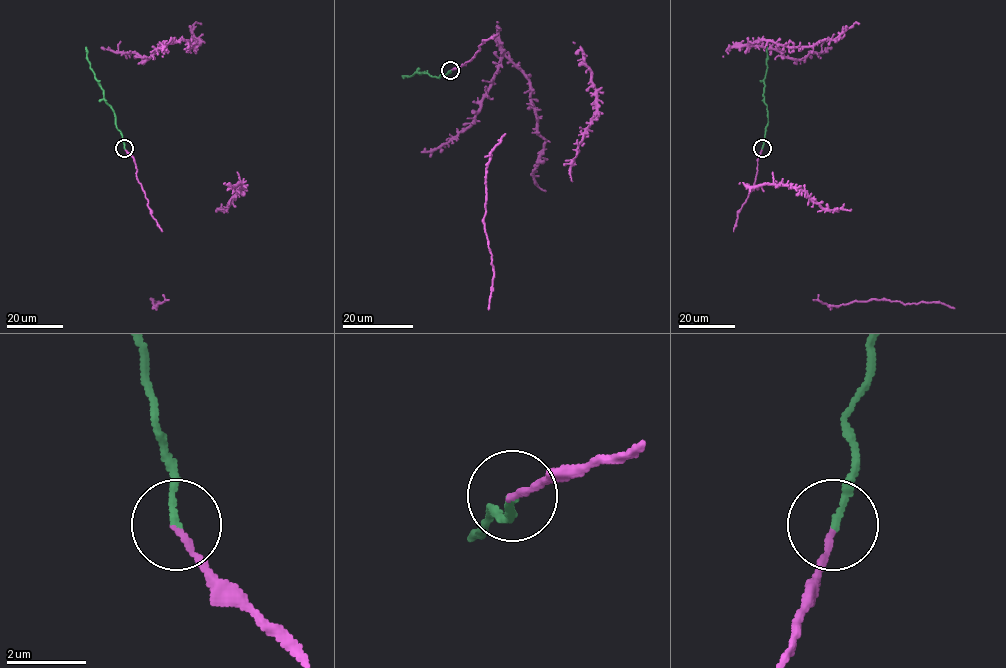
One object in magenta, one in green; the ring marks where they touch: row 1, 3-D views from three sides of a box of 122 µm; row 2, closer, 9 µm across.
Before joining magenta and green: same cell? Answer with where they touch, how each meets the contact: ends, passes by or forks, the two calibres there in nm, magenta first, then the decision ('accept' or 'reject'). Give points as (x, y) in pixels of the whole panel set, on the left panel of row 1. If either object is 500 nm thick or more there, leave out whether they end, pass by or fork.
at (124, 148); magenta ends there; green ends there; 140 nm thick on the magenta side, 170 nm on the other; accept

